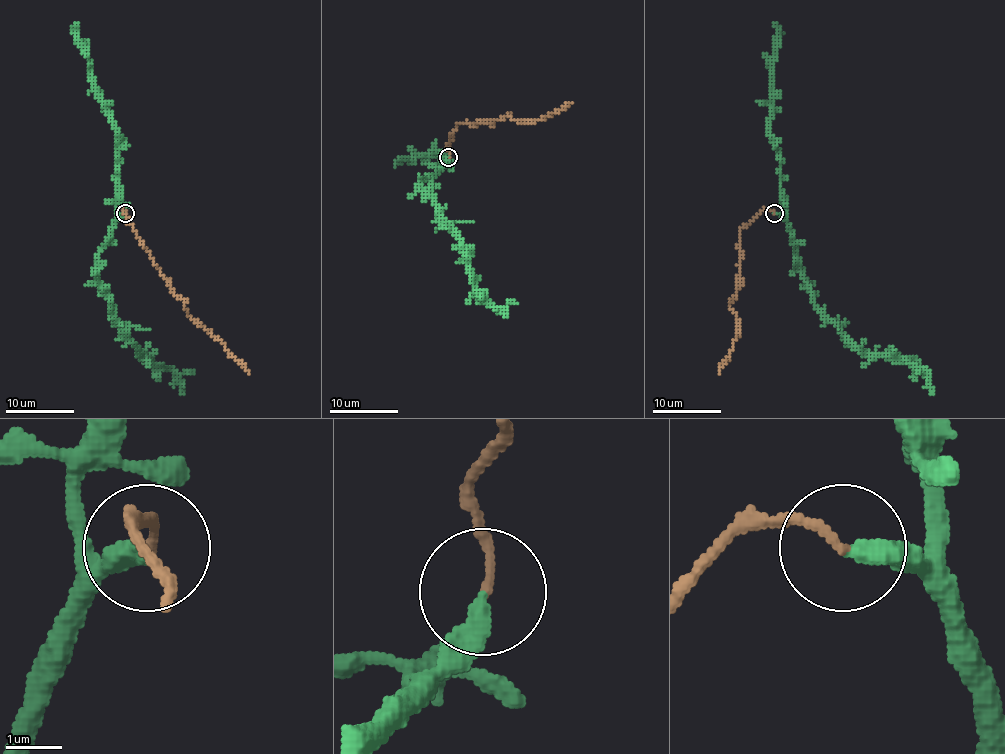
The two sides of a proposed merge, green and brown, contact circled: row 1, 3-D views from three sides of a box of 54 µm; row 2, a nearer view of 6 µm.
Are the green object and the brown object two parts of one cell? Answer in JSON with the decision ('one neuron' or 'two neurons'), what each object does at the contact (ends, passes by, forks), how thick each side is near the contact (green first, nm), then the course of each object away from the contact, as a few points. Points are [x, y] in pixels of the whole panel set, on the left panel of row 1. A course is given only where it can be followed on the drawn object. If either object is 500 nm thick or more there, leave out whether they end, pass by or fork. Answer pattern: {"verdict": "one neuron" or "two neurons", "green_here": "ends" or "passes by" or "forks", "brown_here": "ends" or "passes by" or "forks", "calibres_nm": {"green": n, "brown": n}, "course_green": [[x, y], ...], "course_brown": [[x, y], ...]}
{"verdict": "two neurons", "green_here": "ends", "brown_here": "ends", "calibres_nm": {"green": 360, "brown": 150}, "course_green": [[125, 213], [99, 254], [98, 283], [113, 318], [140, 352], [174, 374], [183, 395]], "course_brown": [[125, 213], [127, 221], [169, 288], [185, 301], [185, 308], [248, 373]]}

